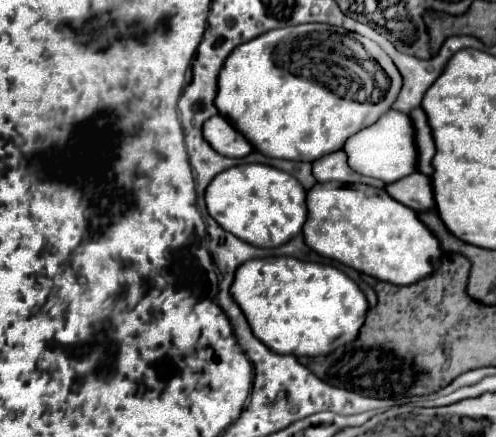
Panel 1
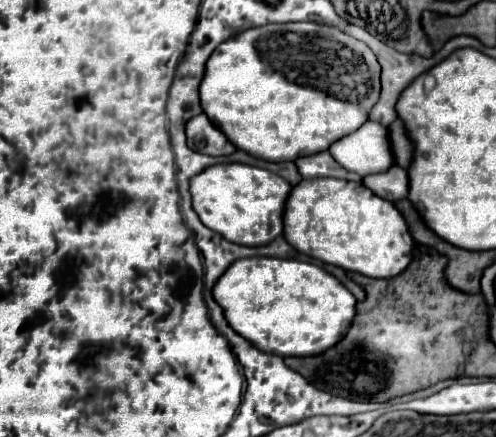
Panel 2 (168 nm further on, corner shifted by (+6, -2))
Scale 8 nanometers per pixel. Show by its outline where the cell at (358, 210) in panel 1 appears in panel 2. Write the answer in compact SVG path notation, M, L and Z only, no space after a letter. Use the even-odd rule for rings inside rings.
M337 178L301 180L285 206L285 240L299 252L325 264L359 272L369 278L395 278L411 264L413 238L401 212L377 198L361 182Z

